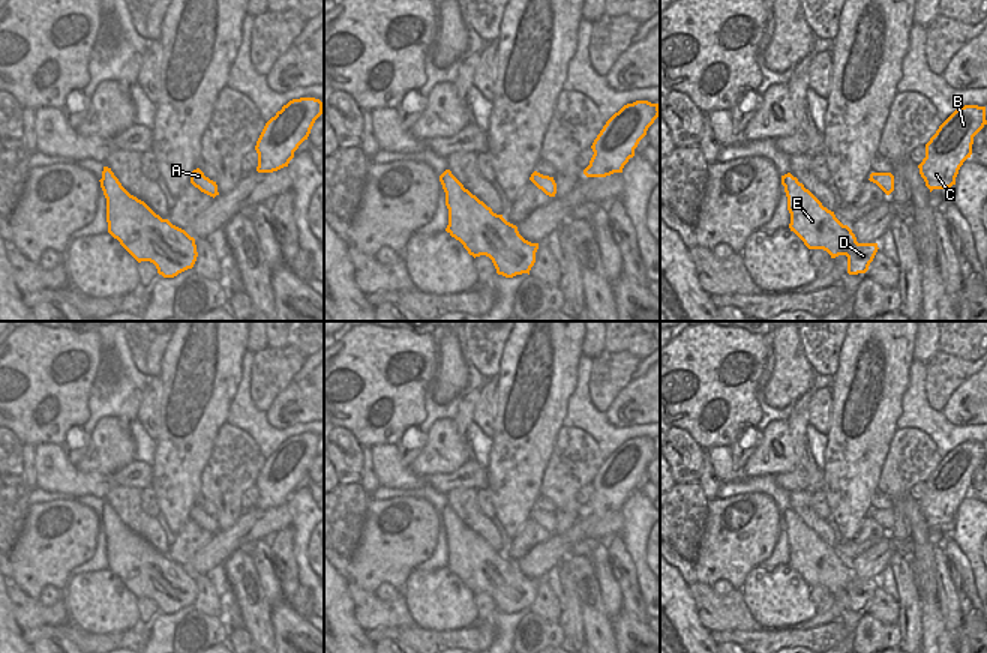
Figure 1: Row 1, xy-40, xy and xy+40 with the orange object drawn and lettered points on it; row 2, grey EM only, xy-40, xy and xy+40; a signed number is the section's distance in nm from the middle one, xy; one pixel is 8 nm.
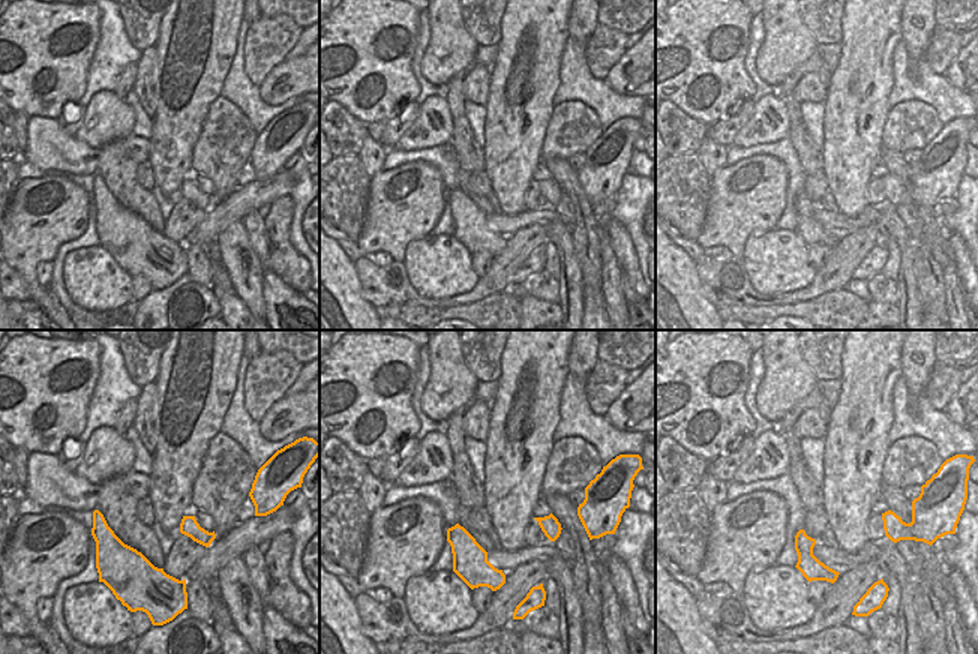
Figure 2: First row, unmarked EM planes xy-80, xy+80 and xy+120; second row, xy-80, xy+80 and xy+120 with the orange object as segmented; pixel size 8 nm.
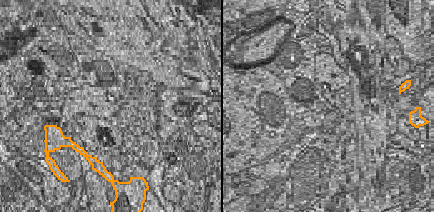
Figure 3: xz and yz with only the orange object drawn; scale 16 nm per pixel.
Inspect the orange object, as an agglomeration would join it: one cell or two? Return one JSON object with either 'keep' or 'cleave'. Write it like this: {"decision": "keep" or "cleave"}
{"decision": "keep"}

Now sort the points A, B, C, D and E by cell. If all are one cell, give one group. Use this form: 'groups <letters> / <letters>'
groups A B C D E

